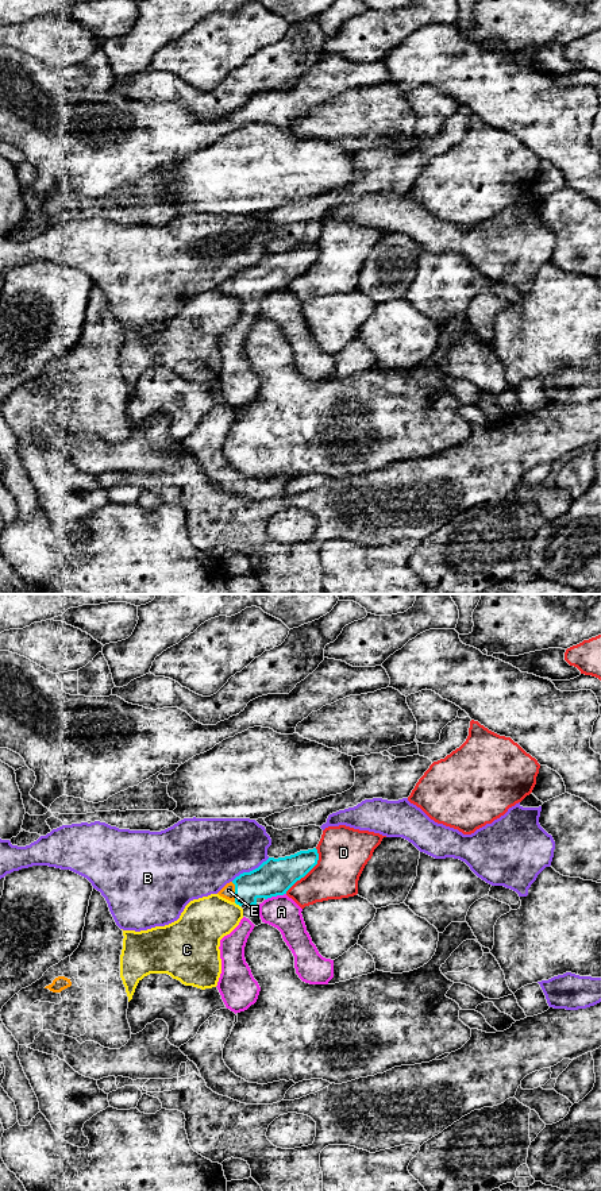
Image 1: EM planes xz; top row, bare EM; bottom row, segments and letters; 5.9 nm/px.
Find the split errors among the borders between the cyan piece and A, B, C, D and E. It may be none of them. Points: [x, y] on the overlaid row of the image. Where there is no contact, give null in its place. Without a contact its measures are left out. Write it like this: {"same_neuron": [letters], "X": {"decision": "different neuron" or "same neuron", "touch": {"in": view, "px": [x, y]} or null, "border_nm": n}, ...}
{"same_neuron": ["E"], "A": {"decision": "different neuron", "touch": {"in": "xz", "px": [274, 895]}, "border_nm": 130}, "B": {"decision": "different neuron", "touch": {"in": "xz", "px": [250, 871]}, "border_nm": 280}, "C": {"decision": "different neuron", "touch": {"in": "xz", "px": [237, 904]}, "border_nm": 50}, "D": {"decision": "different neuron", "touch": {"in": "xz", "px": [308, 871]}, "border_nm": 320}, "E": {"decision": "same neuron", "touch": {"in": "xz", "px": [235, 891]}, "border_nm": 120}}

